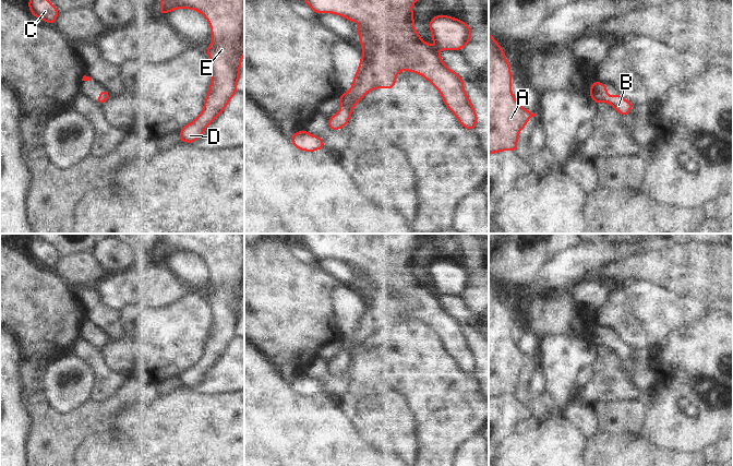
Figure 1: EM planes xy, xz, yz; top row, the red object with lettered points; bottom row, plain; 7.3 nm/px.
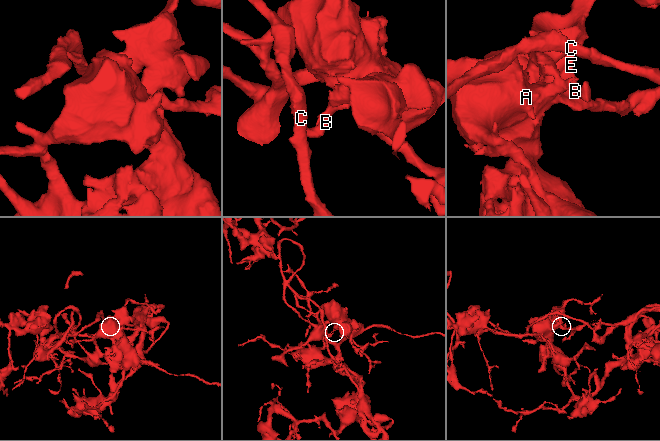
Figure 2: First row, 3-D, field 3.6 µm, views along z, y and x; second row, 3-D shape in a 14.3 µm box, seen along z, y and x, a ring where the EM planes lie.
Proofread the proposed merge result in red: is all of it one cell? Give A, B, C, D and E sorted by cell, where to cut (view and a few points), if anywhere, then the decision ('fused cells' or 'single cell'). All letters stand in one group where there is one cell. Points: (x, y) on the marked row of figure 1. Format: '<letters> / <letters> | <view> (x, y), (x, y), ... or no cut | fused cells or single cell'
A B C D E | no cut | single cell

